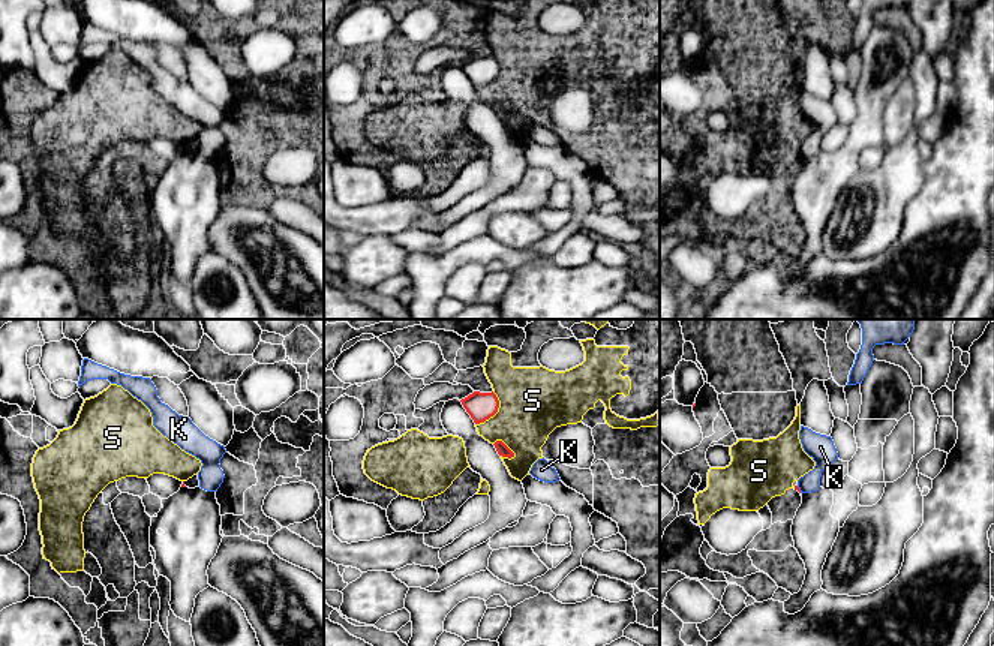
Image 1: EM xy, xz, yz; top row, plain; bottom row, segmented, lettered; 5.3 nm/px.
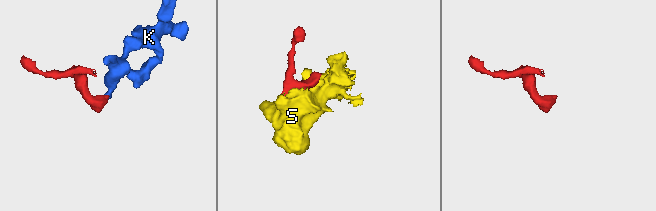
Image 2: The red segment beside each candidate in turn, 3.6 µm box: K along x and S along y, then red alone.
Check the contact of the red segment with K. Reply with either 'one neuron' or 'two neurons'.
two neurons

